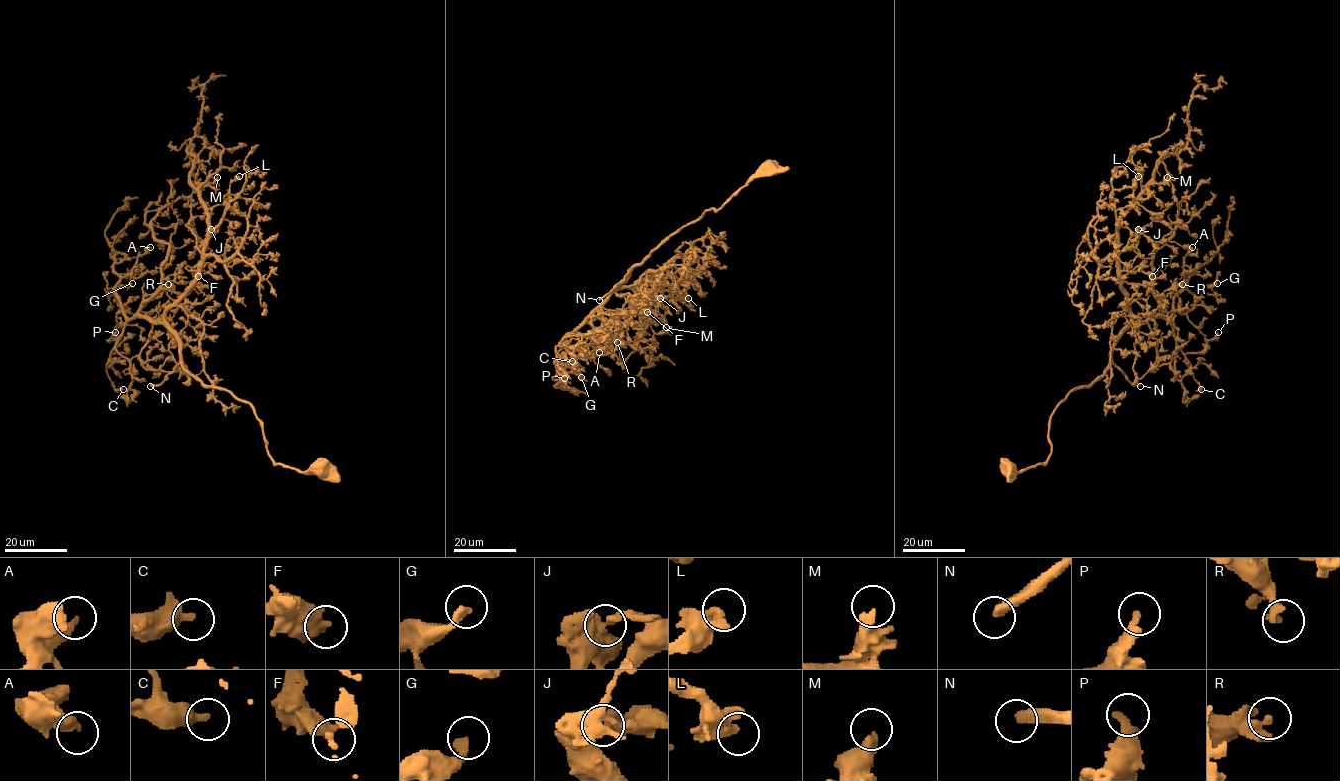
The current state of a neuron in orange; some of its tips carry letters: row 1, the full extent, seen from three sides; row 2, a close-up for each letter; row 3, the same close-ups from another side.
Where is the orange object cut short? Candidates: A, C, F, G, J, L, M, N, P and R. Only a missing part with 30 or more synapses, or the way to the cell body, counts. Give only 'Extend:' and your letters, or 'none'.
Extend: N

